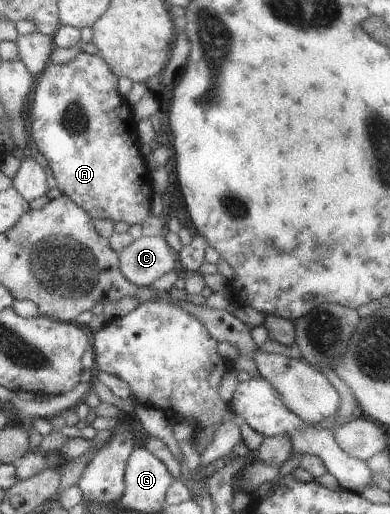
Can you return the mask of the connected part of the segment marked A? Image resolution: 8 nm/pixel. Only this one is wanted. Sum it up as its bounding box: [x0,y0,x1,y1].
[29,52,153,225]

